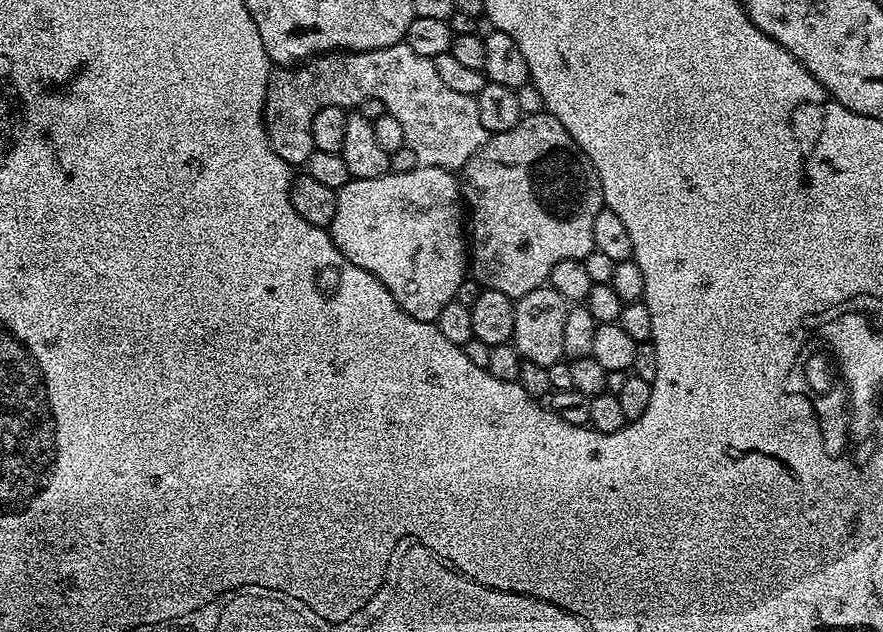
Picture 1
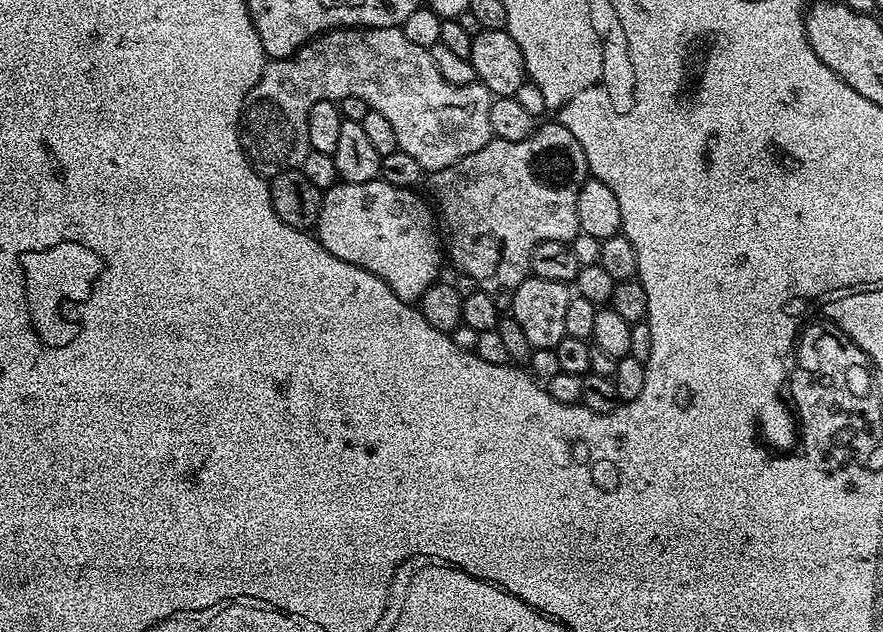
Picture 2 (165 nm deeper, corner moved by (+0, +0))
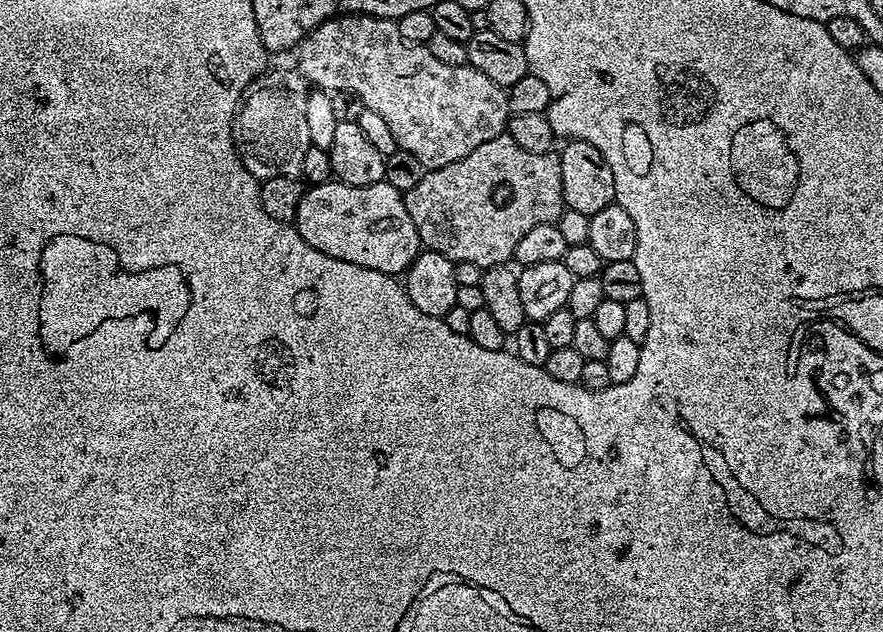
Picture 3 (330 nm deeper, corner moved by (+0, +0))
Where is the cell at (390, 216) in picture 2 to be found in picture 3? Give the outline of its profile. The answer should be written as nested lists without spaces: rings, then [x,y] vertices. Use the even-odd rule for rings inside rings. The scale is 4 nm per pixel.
[[[333,178],[326,184],[313,184],[305,191],[302,202],[298,202],[294,227],[304,241],[314,246],[314,250],[322,250],[322,254],[330,254],[330,258],[354,262],[354,266],[378,270],[387,276],[399,277],[407,272],[414,258],[422,251],[418,230],[410,214],[406,214],[403,195],[385,182],[370,186],[350,186]]]

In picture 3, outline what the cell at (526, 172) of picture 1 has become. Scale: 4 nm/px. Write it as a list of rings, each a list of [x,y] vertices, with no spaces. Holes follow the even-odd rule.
[[[506,134],[482,142],[478,150],[470,150],[466,158],[450,162],[450,166],[425,171],[421,181],[403,193],[403,198],[406,214],[410,214],[427,251],[442,254],[453,262],[474,262],[485,269],[507,265],[515,257],[518,241],[533,226],[555,224],[565,209],[559,155],[555,151],[530,154]]]

